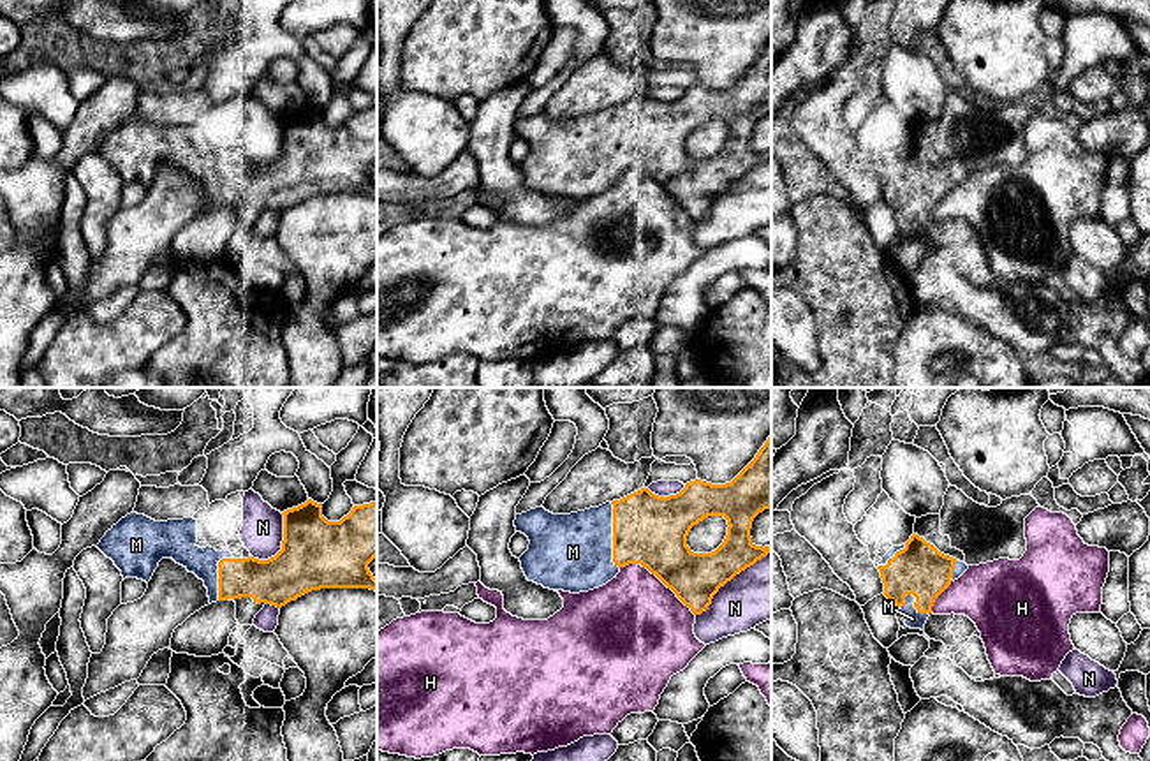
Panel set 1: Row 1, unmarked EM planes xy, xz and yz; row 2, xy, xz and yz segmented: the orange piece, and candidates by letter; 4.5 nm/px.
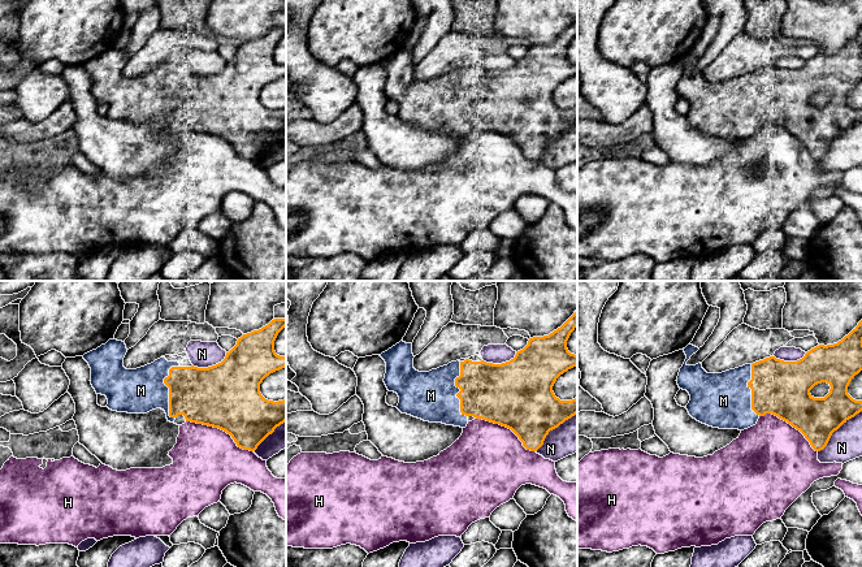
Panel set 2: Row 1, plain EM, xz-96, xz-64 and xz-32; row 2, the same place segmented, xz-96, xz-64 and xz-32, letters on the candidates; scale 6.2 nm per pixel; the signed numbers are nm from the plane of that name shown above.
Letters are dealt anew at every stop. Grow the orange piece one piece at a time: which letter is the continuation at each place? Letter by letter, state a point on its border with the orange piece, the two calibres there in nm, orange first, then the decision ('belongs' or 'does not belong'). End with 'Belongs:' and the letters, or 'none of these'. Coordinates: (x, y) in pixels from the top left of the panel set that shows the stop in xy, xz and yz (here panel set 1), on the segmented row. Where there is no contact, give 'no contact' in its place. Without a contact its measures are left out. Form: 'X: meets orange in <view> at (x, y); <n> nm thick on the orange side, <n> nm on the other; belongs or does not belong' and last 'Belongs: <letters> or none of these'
H: meets orange in xz at (659, 578); 320 nm thick on the orange side, 460 nm on the other; does not belong
M: meets orange in xz at (613, 536); 320 nm thick on the orange side, 360 nm on the other; belongs
N: meets orange in xz at (729, 580); 220 nm thick on the orange side, 280 nm on the other; does not belong
Belongs: M

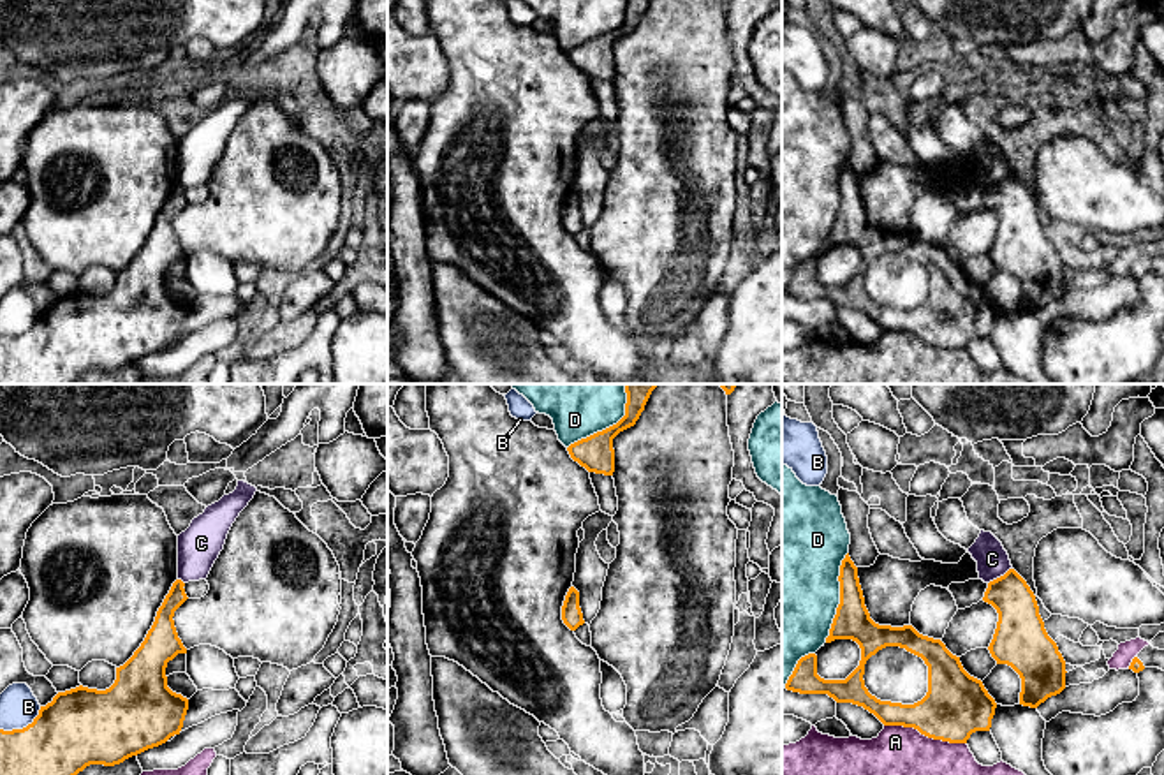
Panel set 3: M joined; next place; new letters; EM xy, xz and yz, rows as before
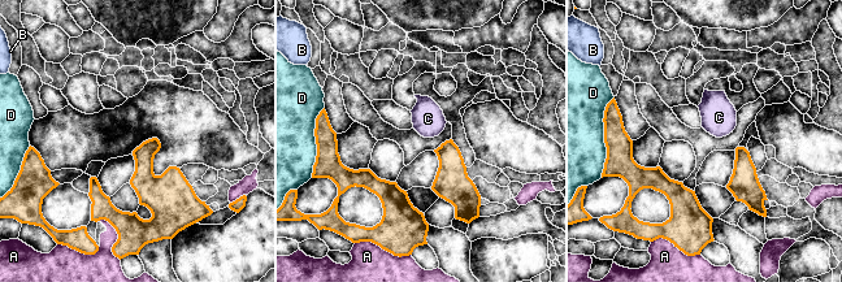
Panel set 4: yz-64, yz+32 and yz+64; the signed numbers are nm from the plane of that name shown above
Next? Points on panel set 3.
A: meets orange in yz at (925, 735); 300 nm thick on the orange side, 220 nm on the other; does not belong
B: meets orange in xy at (23, 728); 360 nm thick on the orange side, 180 nm on the other; does not belong
C: meets orange in yz at (1001, 576); 220 nm thick on the orange side, 150 nm on the other; does not belong
D: meets orange in yz at (840, 597); 160 nm thick on the orange side, 480 nm on the other; does not belong
Belongs: none of these

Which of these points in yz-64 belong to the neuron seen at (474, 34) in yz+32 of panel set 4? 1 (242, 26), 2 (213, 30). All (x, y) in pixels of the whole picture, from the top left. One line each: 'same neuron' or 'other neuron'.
1: same neuron
2: other neuron

